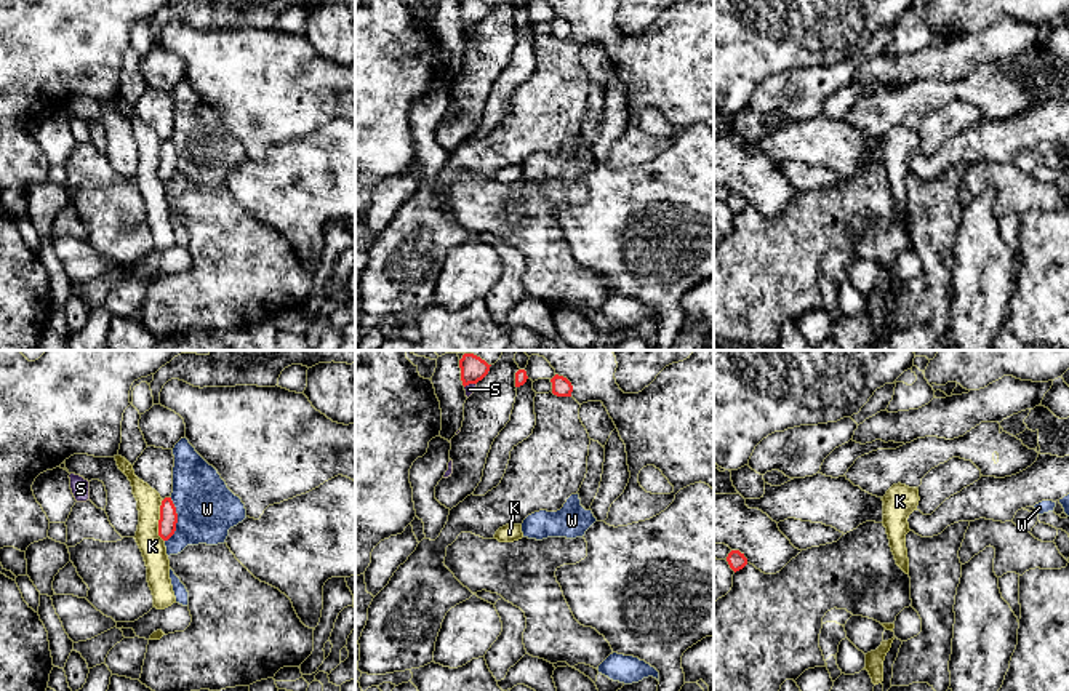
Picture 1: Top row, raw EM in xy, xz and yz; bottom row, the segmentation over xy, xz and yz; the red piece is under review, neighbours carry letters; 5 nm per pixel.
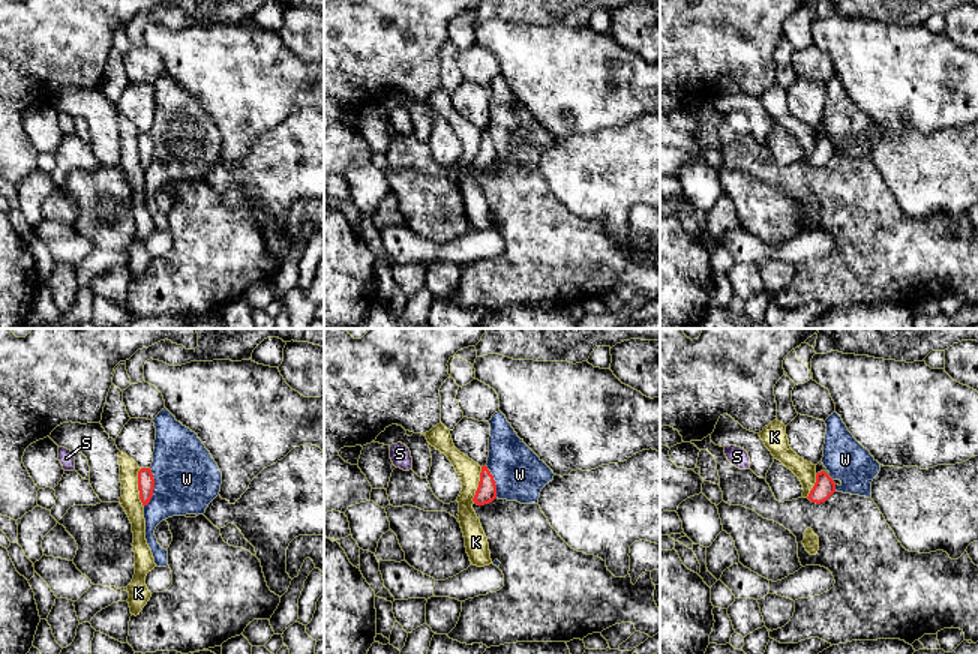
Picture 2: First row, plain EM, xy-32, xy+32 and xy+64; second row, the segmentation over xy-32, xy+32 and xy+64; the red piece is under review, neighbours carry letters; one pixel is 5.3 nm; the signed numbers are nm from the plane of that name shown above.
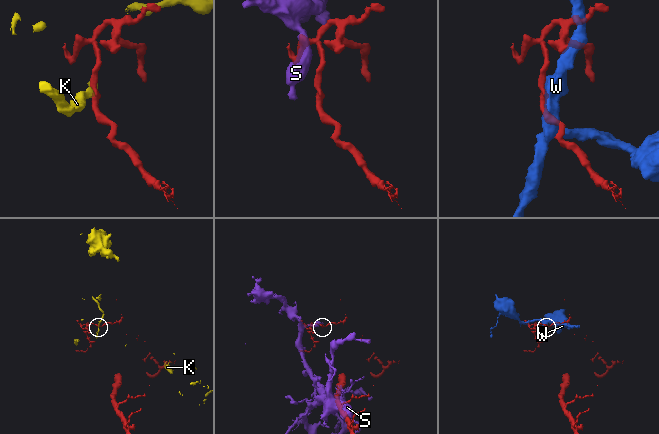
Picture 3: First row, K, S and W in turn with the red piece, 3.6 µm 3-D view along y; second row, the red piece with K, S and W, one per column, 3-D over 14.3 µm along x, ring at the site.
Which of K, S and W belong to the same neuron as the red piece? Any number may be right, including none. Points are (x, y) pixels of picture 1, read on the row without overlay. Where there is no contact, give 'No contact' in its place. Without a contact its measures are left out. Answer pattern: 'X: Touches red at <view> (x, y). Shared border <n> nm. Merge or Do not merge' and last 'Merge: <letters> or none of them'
K: Touches red at xy (159, 162). Shared border 220 nm. Do not merge
S: Touches red at xz (469, 24). Shared border 70 nm. Do not merge
W: Touches red at xy (176, 160). Shared border 240 nm. Do not merge
Merge: none of them

